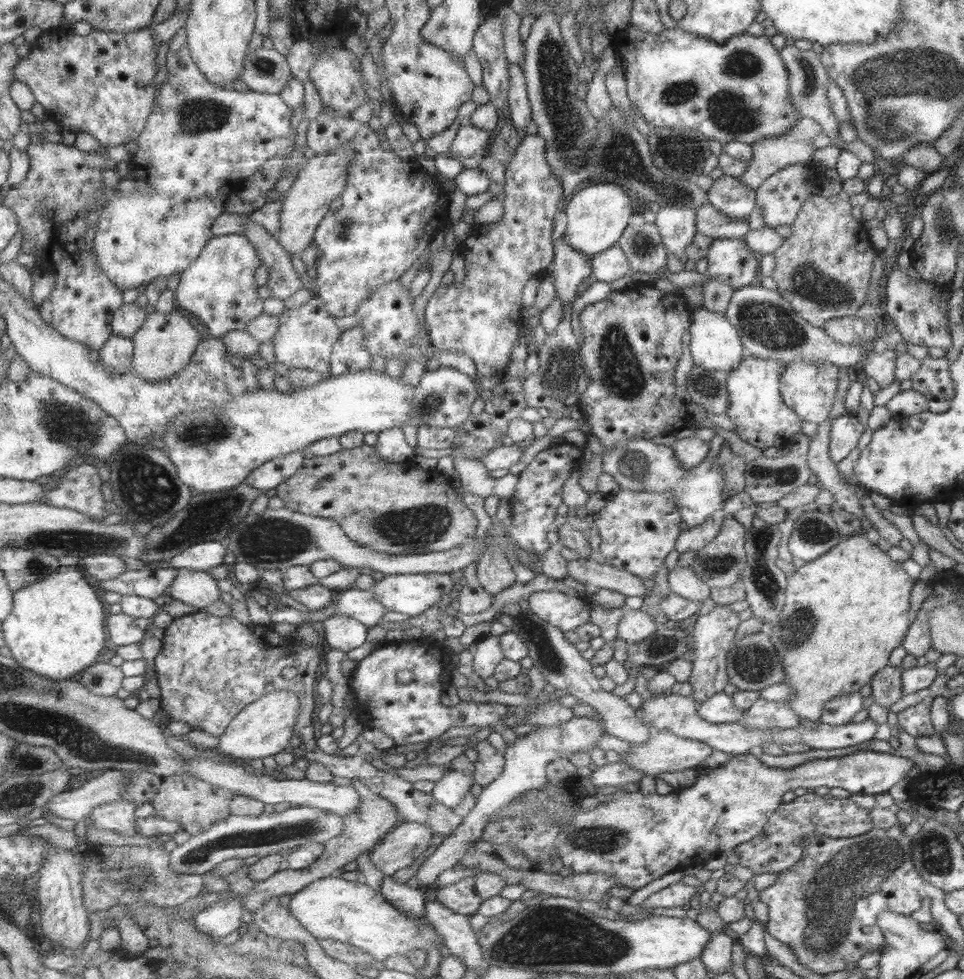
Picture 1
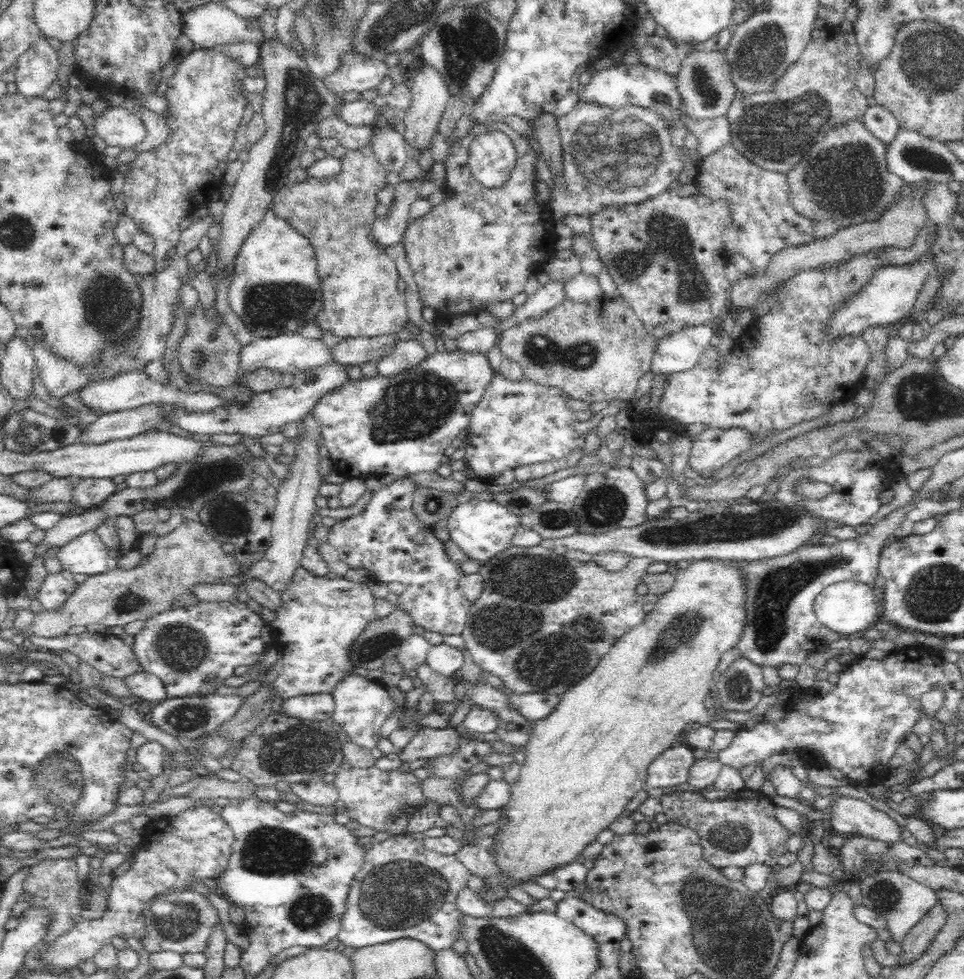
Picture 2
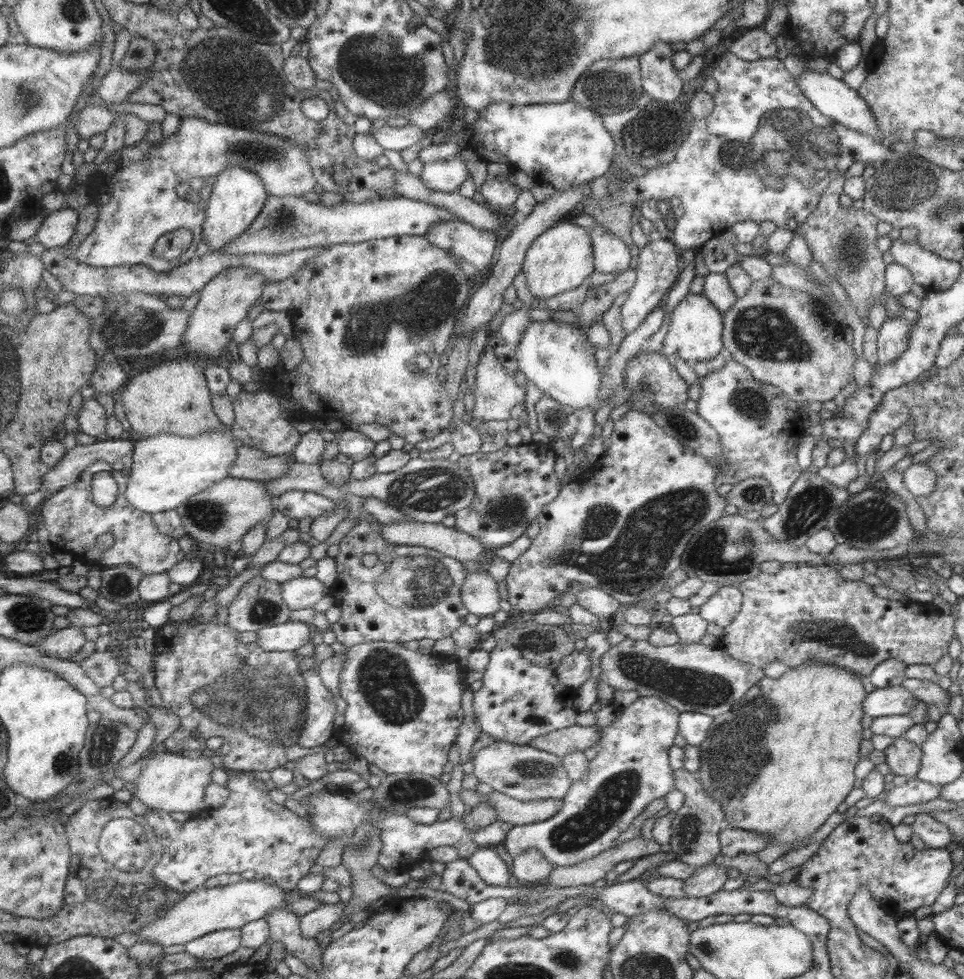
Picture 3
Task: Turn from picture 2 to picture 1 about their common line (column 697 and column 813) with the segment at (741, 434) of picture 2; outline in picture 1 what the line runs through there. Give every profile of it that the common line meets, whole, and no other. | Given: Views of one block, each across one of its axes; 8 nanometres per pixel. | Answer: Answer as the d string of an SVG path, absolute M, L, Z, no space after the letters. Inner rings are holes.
M835 390L835 395L831 411L827 415L828 420L819 424L816 433L810 438L806 462L810 472L816 476L818 486L828 490L832 498L834 498L834 502L837 502L845 512L860 517L864 516L861 503L857 496L850 492L847 481L839 476L837 467L835 467L836 464L833 463L828 455L832 420L845 412L845 399L841 400L838 398L837 390Z

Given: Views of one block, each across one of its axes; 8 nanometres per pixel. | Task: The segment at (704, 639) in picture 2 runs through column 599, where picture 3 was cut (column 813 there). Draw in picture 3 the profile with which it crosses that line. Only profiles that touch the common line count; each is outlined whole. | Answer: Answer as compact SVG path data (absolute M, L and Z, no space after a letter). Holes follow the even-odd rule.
M809 660L809 662L803 662L795 668L785 670L776 679L763 676L741 696L739 702L735 703L729 711L713 717L705 739L698 745L700 766L696 776L706 796L714 799L720 805L726 826L769 836L771 839L769 839L768 846L781 844L785 848L791 848L793 844L809 838L809 835L819 829L827 818L836 812L836 808L853 789L853 771L855 764L861 760L859 755L859 744L862 740L861 717L863 716L861 701L867 694L863 688L863 680L861 676L857 676L845 668L839 668L839 666L833 666L827 662L823 664L823 662L811 662Z

